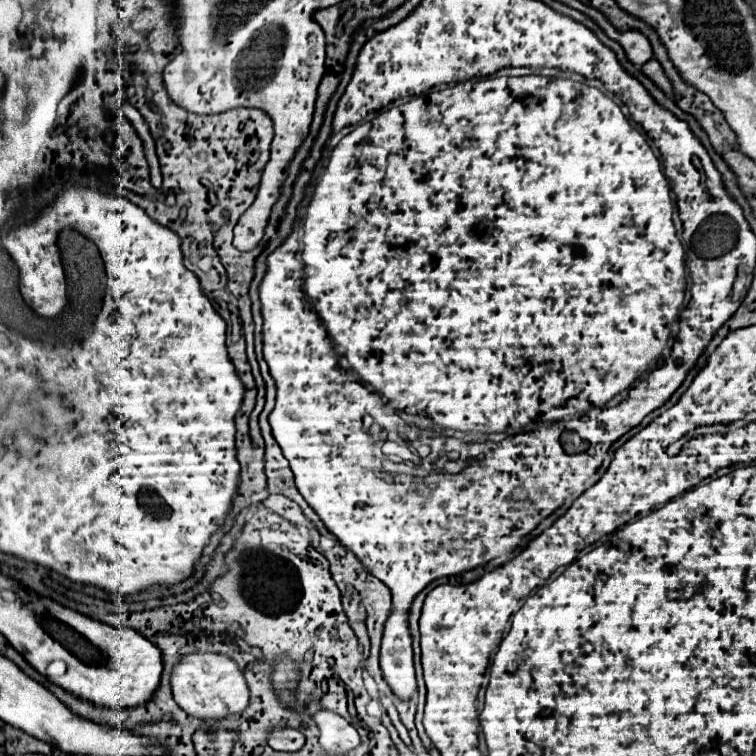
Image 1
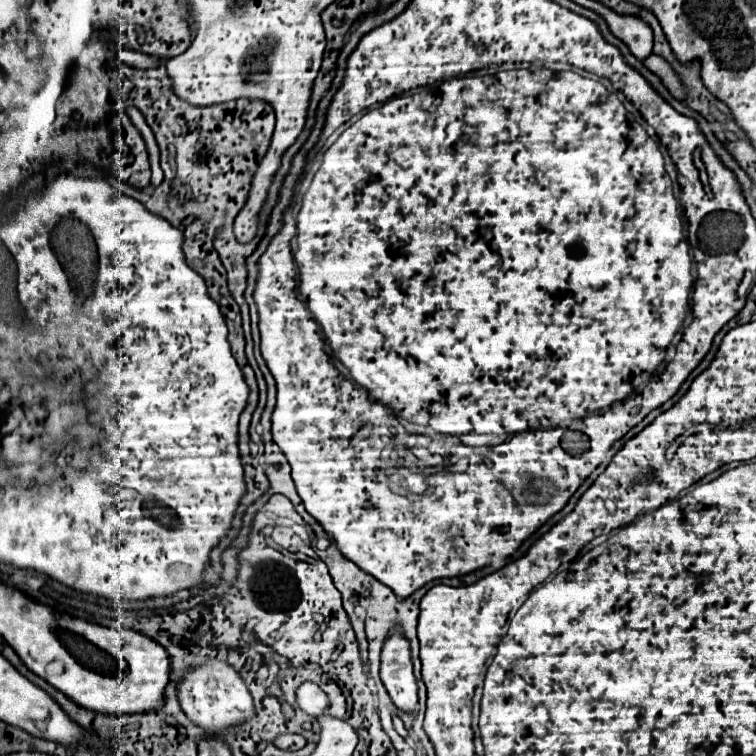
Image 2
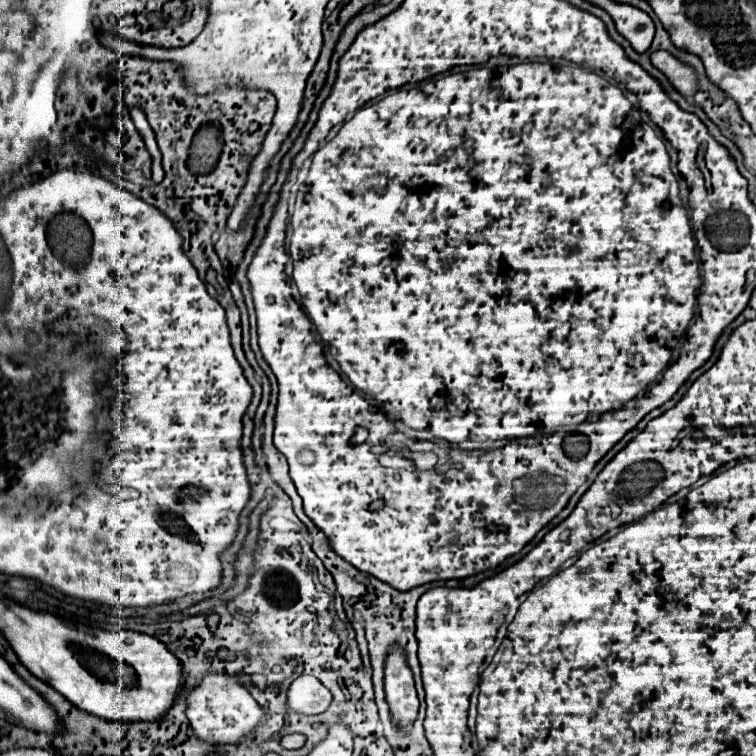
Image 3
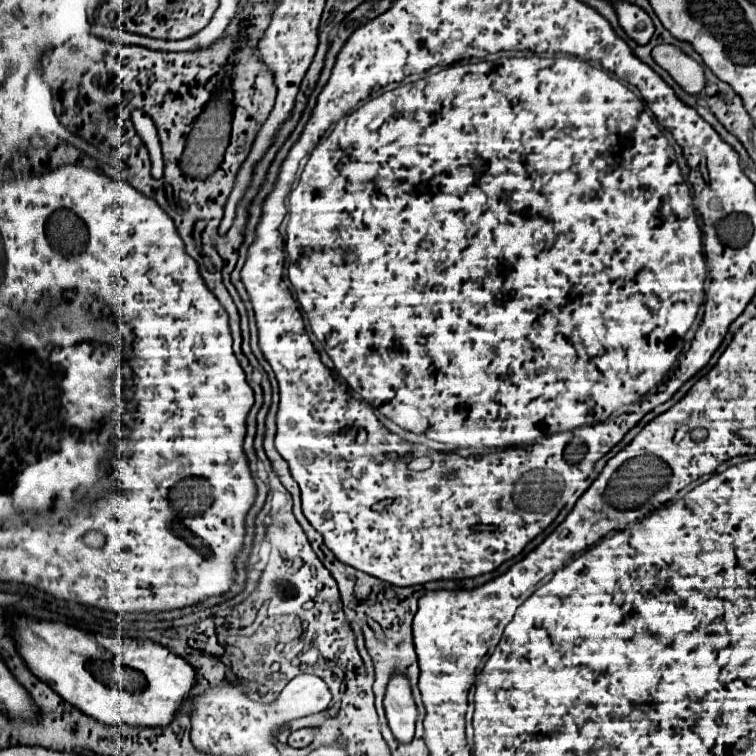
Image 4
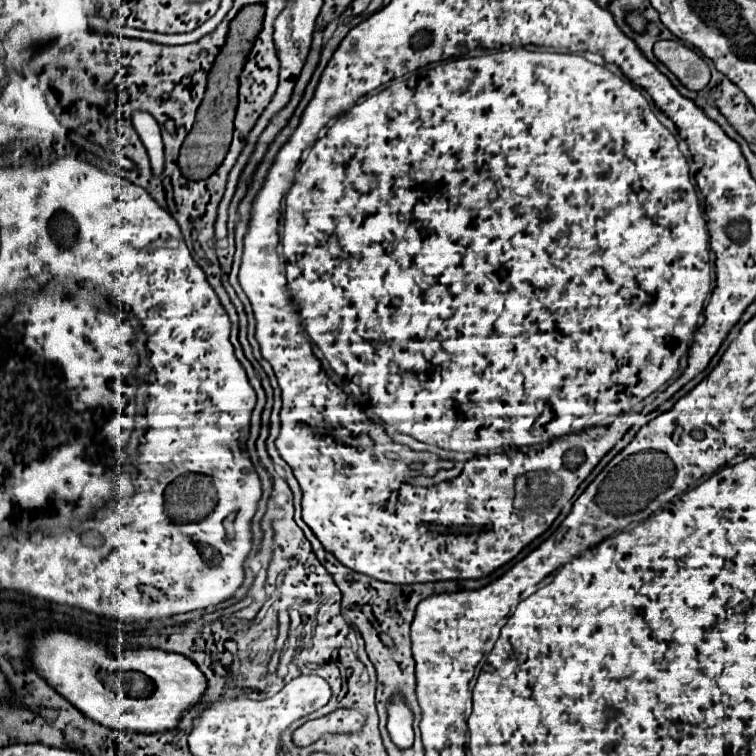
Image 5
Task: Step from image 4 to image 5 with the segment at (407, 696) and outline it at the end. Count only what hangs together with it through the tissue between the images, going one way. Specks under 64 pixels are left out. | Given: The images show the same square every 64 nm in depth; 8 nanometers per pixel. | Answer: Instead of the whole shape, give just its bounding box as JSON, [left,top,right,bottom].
[388,698,414,748]

